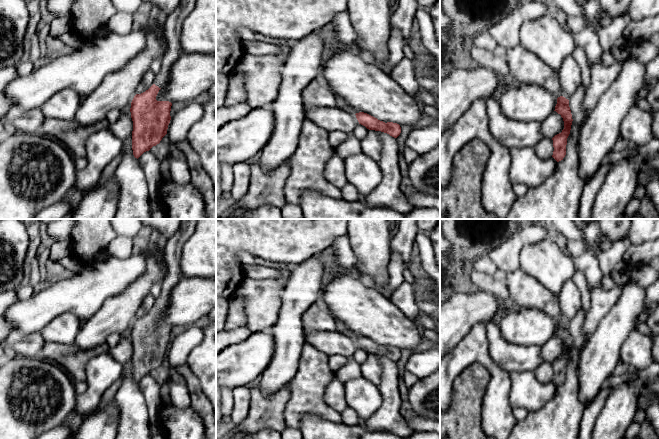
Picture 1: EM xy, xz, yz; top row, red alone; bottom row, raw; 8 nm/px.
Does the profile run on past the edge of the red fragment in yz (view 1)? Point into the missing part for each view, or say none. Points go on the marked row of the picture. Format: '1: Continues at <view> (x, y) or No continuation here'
1: No continuation here

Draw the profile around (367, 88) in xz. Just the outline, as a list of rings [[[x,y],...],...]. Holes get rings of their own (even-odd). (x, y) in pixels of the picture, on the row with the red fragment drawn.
[[[335,51],[325,64],[322,64],[318,80],[328,85],[337,96],[345,99],[356,112],[367,113],[380,121],[388,121],[399,125],[415,125],[424,117],[419,101],[407,94],[392,77],[372,62],[367,61],[354,51]]]

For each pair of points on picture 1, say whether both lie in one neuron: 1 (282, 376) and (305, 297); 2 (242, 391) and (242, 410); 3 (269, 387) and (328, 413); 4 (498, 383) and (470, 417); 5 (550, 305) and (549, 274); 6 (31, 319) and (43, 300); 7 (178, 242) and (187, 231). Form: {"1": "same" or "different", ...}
{"1": "same", "2": "same", "3": "different", "4": "different", "5": "different", "6": "same", "7": "same"}

